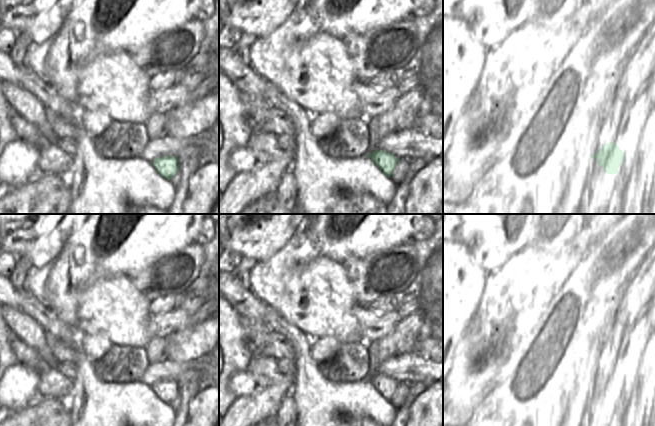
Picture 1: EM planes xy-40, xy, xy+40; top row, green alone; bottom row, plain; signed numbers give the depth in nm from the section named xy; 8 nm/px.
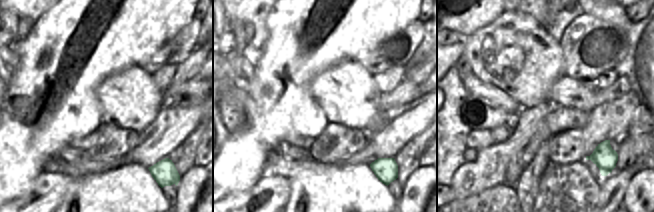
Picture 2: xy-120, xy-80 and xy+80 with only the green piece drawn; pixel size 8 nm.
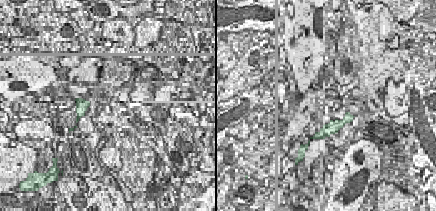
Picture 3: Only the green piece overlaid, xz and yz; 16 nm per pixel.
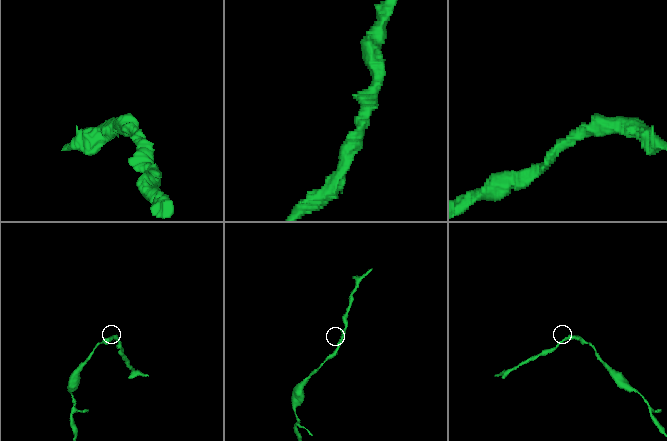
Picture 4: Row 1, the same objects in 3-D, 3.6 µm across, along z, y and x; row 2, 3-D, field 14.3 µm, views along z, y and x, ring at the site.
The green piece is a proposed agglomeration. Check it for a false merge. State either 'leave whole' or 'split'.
leave whole

